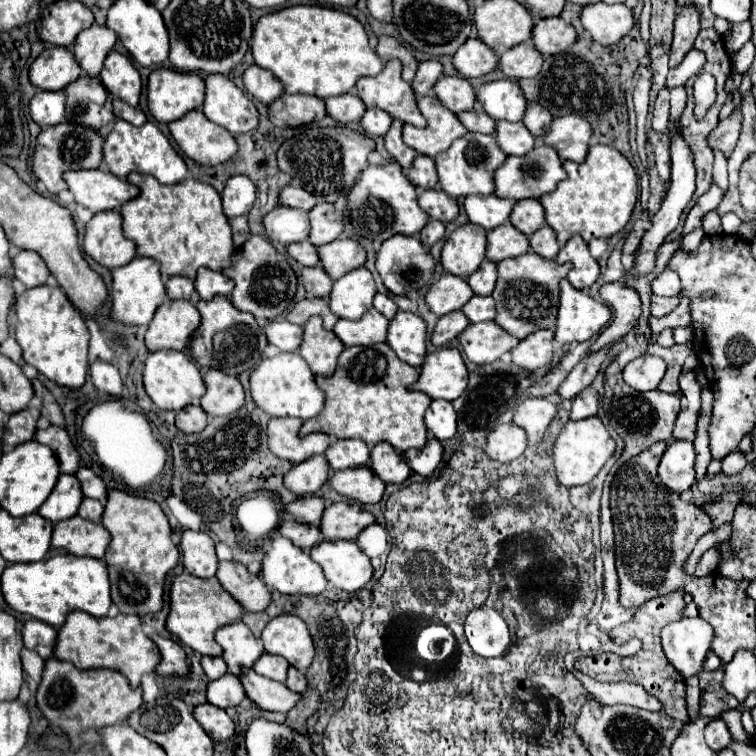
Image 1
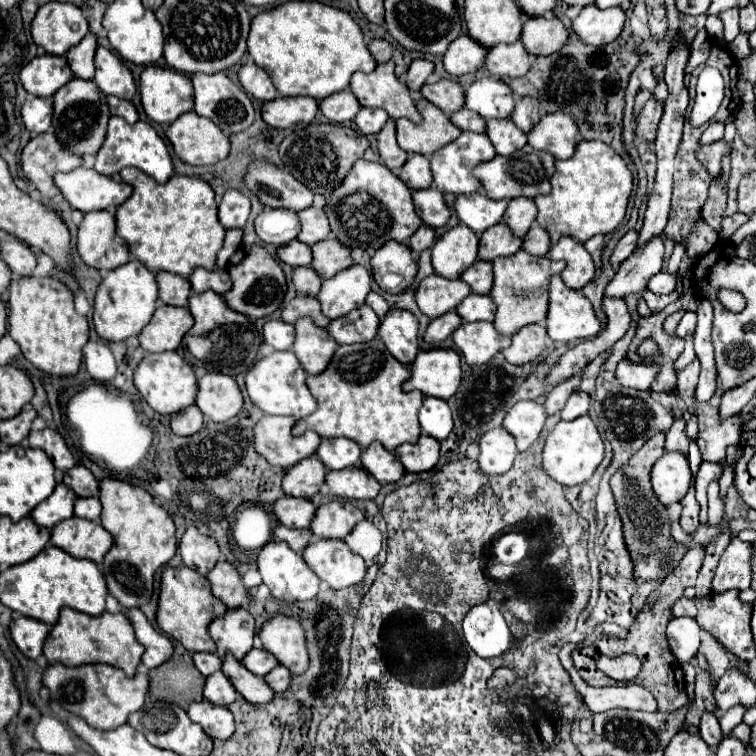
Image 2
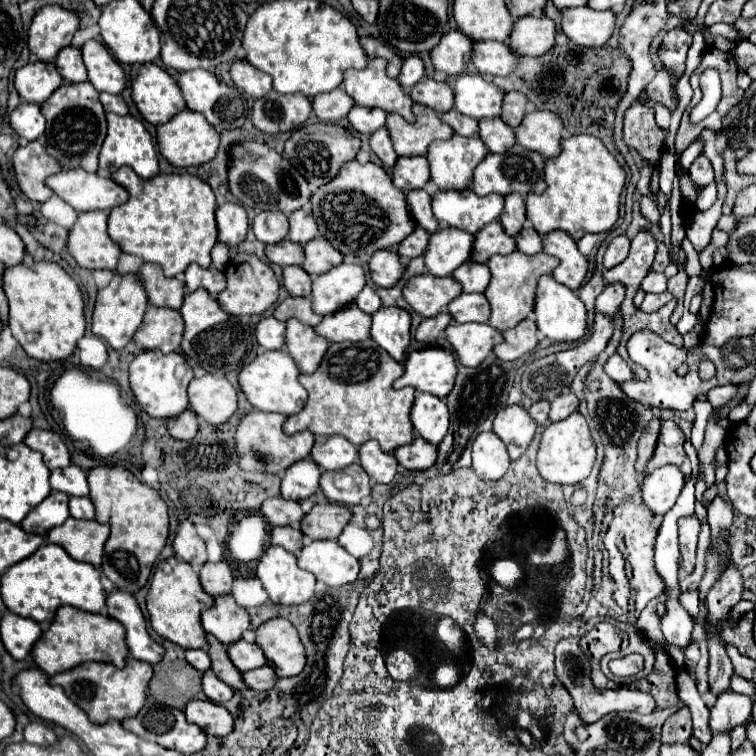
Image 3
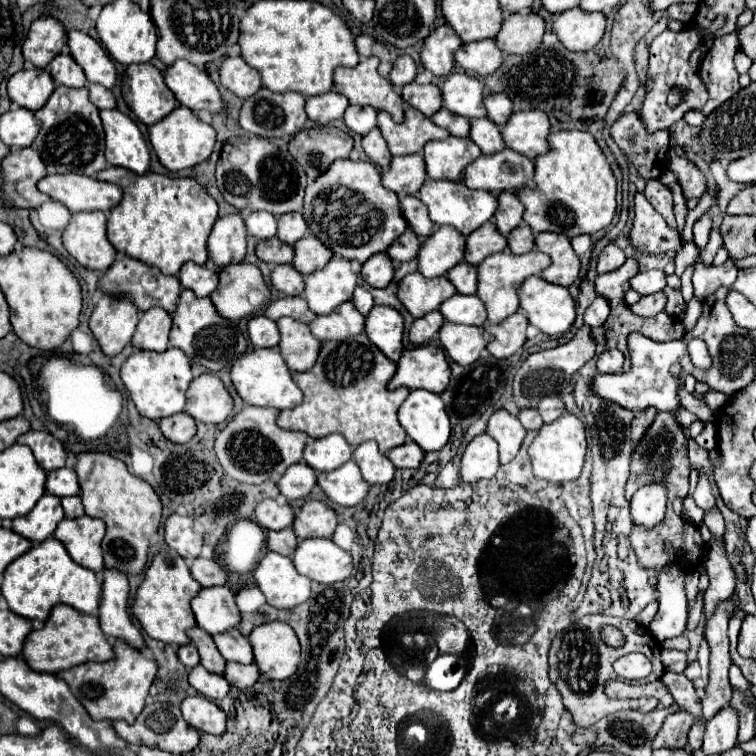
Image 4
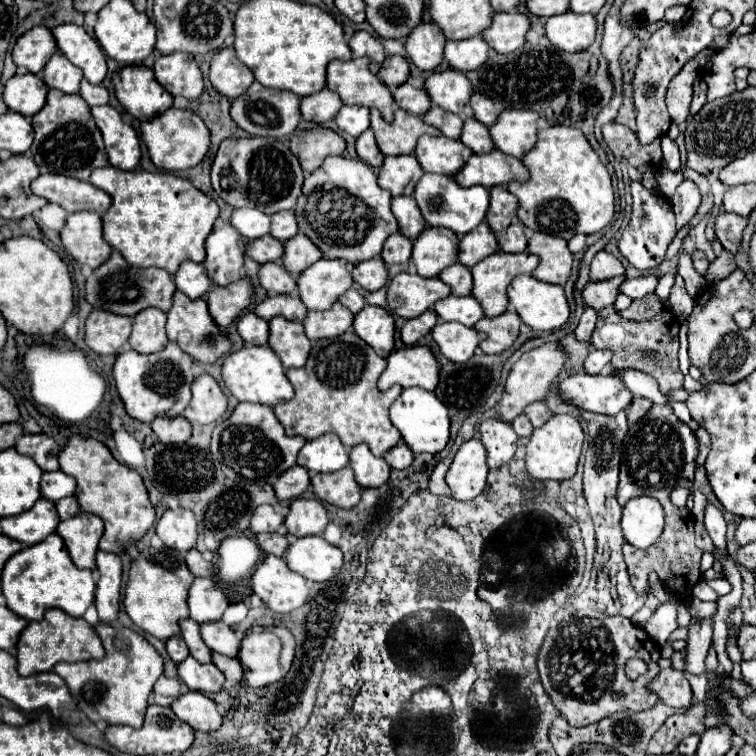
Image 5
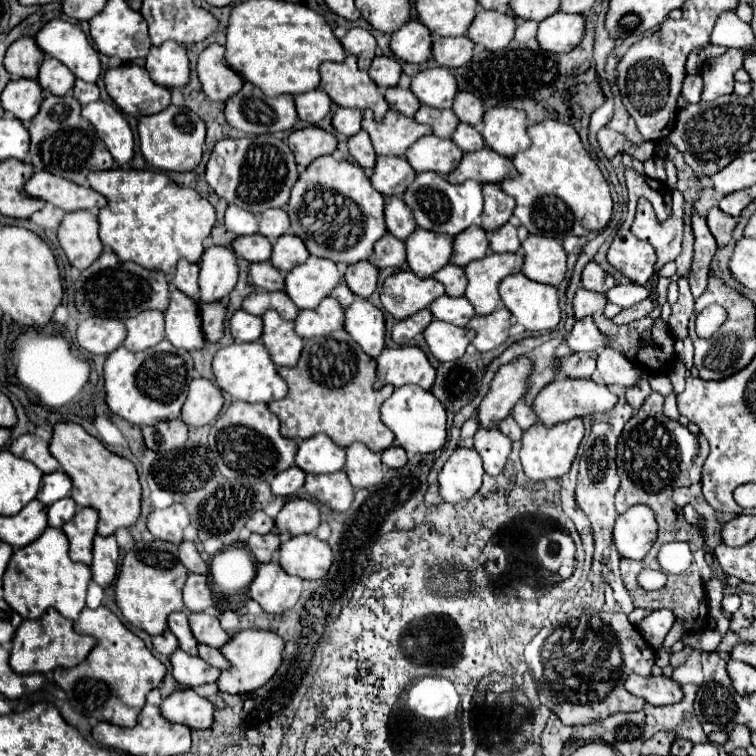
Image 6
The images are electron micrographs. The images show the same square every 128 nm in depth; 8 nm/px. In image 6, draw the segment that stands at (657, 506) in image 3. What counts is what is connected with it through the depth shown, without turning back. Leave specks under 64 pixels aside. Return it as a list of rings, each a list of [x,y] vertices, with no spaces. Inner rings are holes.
[[[636,504],[616,518],[614,542],[620,556],[642,560],[654,546],[658,536],[656,514],[646,504]]]

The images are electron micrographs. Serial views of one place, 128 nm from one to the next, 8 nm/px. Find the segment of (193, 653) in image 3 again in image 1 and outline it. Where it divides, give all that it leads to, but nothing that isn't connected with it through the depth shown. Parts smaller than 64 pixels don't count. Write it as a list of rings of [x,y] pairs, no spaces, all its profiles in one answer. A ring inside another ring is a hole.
[[[202,656],[202,668],[204,668],[204,672],[206,672],[206,676],[208,676],[210,680],[216,680],[216,678],[228,674],[228,668],[226,668],[224,660],[218,658],[218,656],[216,656],[216,658],[212,658],[212,656]]]

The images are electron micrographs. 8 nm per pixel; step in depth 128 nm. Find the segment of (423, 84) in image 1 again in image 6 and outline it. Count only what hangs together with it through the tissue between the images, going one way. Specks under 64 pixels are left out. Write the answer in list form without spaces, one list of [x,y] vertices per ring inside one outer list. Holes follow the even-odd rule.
[[[378,56],[372,60],[368,74],[382,90],[386,90],[398,84],[400,74],[402,74],[402,64],[392,56]]]

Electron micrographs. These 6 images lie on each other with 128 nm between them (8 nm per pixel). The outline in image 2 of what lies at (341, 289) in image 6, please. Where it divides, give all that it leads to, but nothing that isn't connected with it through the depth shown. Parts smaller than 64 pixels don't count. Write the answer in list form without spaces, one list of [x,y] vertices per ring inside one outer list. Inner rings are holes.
[[[370,292],[370,294],[368,294],[366,304],[378,314],[378,318],[384,318],[384,316],[388,314],[388,310],[390,310],[390,304],[388,304],[380,294],[376,294],[376,292]]]

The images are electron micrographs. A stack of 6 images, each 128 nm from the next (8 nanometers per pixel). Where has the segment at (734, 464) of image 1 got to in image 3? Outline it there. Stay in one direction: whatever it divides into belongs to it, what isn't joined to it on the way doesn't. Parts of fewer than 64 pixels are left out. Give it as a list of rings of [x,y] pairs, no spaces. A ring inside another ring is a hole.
[[[716,496],[712,500],[712,504],[708,506],[708,522],[712,528],[712,544],[722,548],[724,546],[724,538],[720,536],[722,528],[728,528],[732,524],[732,508],[728,506],[728,502],[720,496]]]

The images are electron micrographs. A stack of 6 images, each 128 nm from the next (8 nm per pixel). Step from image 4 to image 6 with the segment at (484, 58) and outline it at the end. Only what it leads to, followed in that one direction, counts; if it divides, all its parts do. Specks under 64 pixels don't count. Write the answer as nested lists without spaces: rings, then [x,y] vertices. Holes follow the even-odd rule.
[[[468,36],[460,38],[436,38],[434,40],[434,60],[440,66],[458,68],[468,64],[474,52],[474,42]]]

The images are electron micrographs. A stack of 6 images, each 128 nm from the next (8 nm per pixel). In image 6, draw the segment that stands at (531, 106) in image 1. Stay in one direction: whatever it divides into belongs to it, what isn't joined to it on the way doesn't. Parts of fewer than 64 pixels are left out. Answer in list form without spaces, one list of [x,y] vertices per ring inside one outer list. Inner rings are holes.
[[[460,92],[456,96],[456,100],[454,100],[452,110],[460,118],[460,122],[466,122],[470,126],[480,128],[484,112],[486,112],[486,106],[484,106],[484,102],[478,96],[472,96],[470,92]]]

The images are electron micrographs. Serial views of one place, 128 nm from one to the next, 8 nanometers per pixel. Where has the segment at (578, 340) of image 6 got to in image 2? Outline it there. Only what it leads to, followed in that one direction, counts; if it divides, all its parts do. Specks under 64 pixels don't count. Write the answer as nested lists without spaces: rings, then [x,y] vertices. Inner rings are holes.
[[[656,236],[656,240],[648,240],[644,248],[636,248],[632,256],[628,256],[616,276],[606,286],[608,296],[628,296],[632,292],[642,292],[648,284],[648,280],[662,270],[662,258],[664,258],[664,244],[662,238]]]

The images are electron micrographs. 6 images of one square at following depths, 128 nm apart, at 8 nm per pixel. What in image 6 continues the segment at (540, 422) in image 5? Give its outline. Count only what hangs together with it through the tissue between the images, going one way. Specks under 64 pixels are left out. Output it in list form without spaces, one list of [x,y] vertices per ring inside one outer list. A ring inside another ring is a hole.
[[[518,402],[518,404],[514,406],[512,416],[516,418],[516,422],[518,422],[518,426],[520,426],[522,430],[526,430],[526,428],[530,428],[532,424],[538,422],[538,420],[536,420],[536,412],[532,412],[532,406],[526,404],[526,402]]]

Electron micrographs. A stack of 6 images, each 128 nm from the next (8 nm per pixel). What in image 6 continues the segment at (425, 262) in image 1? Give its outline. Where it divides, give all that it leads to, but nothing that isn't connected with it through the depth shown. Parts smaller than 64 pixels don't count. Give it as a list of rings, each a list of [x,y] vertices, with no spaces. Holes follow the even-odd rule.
[[[364,260],[360,264],[352,264],[346,270],[346,284],[356,296],[368,298],[376,290],[378,268],[370,260]]]

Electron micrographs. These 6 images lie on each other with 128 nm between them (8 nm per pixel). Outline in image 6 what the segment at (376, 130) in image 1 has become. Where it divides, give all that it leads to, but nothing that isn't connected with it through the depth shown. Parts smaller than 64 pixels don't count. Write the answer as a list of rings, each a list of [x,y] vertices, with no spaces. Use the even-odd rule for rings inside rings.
[[[336,108],[332,126],[346,136],[354,136],[362,130],[362,112],[358,108]]]

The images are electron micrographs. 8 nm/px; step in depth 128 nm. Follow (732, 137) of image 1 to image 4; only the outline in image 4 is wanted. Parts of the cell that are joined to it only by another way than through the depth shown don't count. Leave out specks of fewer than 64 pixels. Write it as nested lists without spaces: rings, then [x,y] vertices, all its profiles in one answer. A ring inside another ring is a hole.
[[[674,150],[668,152],[668,162],[670,162],[668,168],[680,180],[686,198],[700,198],[706,192],[706,188],[708,188],[706,176],[704,176],[704,172],[694,162],[690,162],[688,158],[678,156]]]

